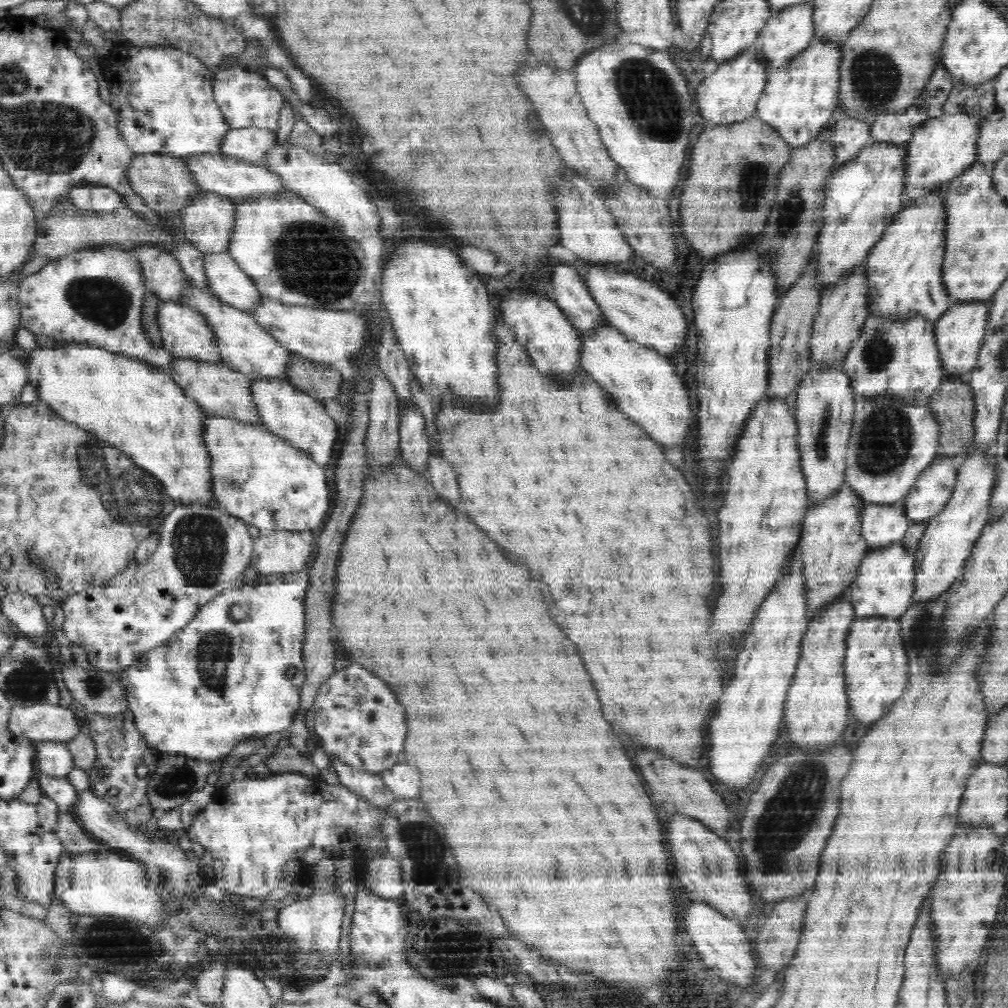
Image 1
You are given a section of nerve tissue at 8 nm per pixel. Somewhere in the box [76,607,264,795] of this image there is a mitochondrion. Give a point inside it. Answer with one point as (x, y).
(214, 649)

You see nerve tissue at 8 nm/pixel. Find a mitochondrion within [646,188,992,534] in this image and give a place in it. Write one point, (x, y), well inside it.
(885, 441)

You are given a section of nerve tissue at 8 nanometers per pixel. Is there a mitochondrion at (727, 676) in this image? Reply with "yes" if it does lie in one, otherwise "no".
no

